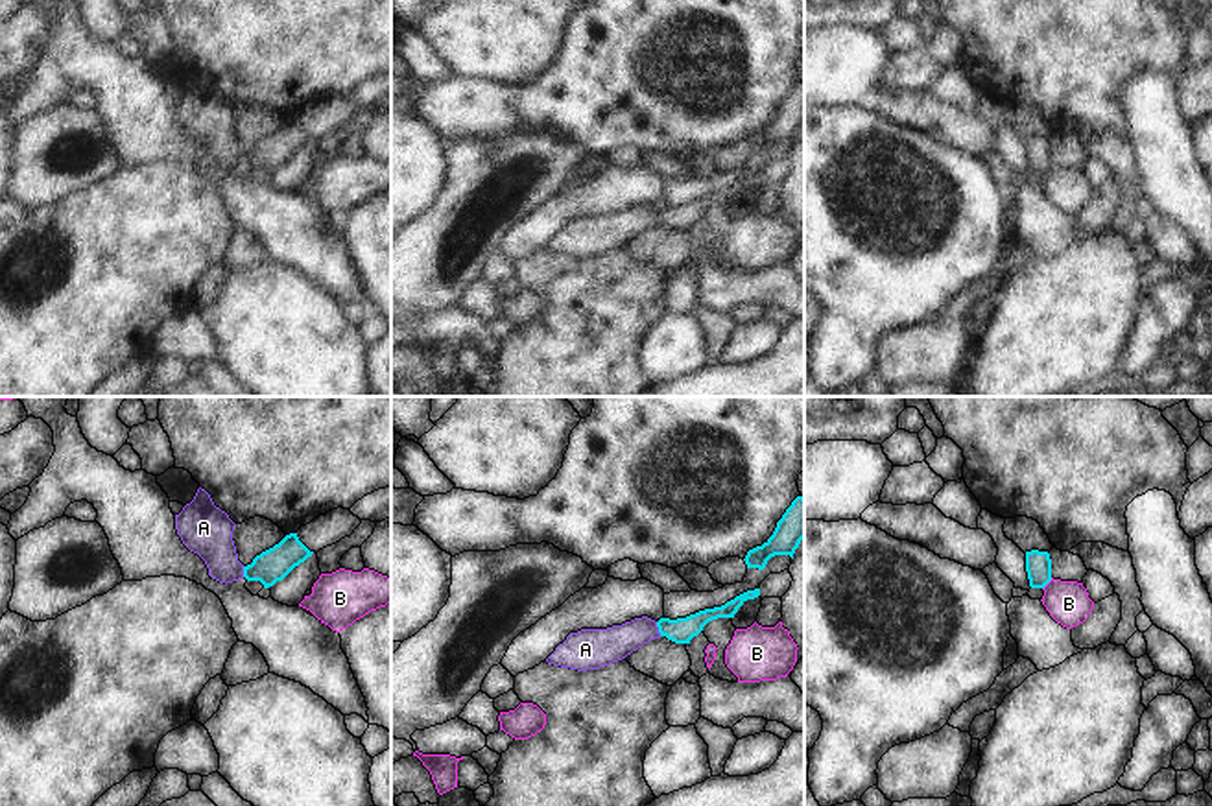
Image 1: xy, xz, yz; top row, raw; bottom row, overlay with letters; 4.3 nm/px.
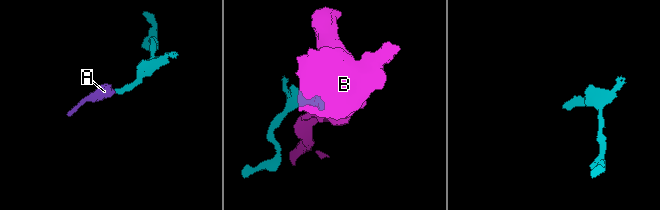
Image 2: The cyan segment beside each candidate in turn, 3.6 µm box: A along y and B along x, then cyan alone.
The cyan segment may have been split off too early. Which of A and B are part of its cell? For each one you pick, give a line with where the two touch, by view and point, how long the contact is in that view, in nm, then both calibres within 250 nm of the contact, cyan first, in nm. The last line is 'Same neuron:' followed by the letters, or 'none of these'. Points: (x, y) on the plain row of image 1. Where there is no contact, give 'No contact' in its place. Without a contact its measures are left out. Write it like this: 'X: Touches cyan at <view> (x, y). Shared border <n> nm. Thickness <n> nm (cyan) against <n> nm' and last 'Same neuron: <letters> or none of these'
A: Touches cyan at xz (659, 216). Shared border 70 nm. Thickness 110 nm (cyan) against 160 nm
Same neuron: A.

